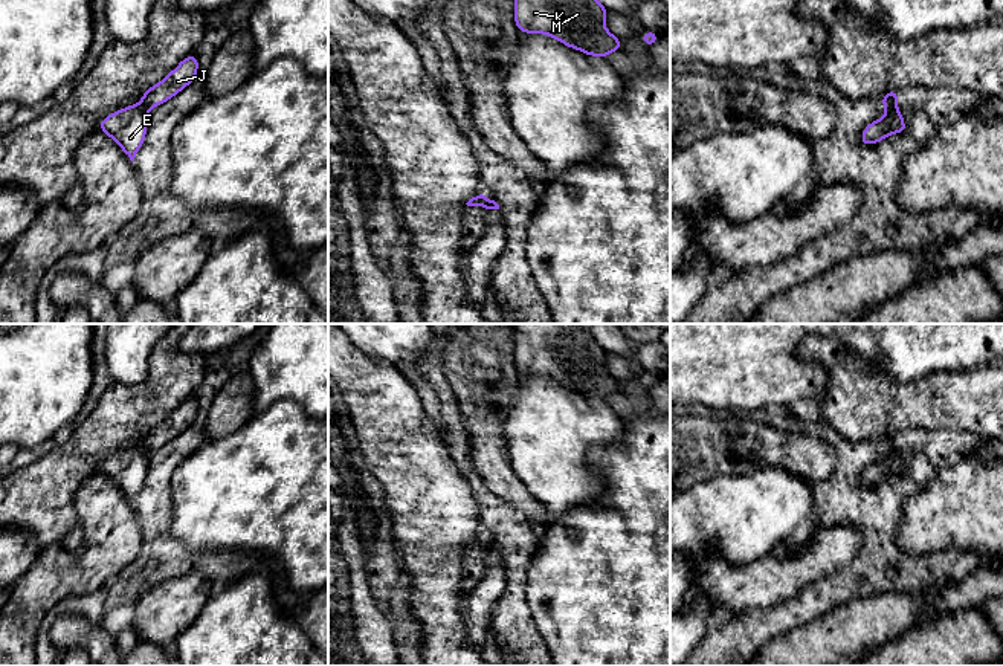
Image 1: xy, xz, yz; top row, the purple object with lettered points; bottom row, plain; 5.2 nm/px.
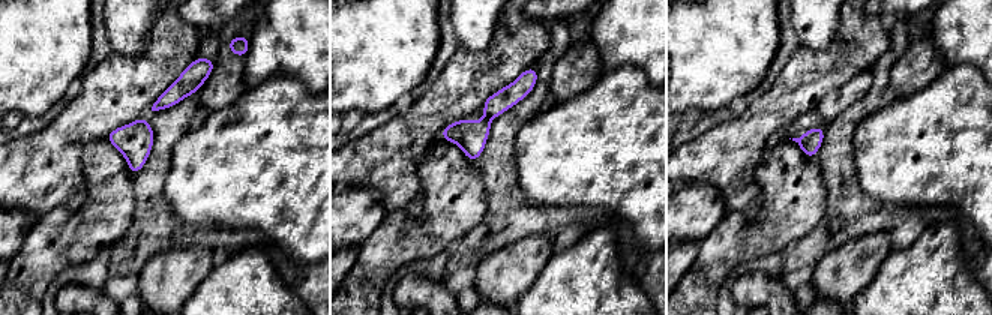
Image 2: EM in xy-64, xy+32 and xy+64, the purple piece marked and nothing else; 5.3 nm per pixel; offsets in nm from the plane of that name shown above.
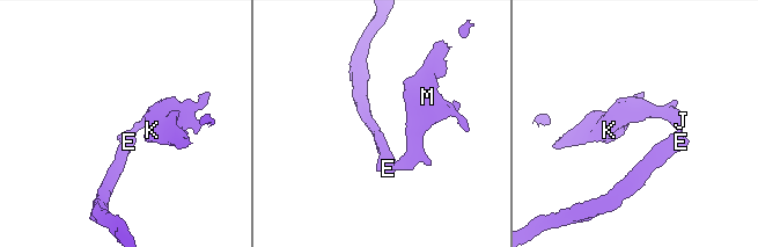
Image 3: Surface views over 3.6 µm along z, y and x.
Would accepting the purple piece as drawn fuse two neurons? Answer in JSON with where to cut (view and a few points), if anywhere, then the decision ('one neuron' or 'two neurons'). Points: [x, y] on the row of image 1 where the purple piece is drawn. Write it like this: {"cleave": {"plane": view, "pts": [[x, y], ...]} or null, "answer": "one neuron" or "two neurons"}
{"cleave": {"plane": "yz", "pts": [[889, 107], [896, 109]]}, "answer": "two neurons"}

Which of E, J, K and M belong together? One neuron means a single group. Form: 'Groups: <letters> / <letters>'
Groups: E / J K M

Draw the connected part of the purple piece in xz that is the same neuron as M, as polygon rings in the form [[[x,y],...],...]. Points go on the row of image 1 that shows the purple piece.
[[[514,0],[514,23],[519,32],[543,34],[585,55],[606,58],[621,50],[605,18],[608,9],[598,0]]]

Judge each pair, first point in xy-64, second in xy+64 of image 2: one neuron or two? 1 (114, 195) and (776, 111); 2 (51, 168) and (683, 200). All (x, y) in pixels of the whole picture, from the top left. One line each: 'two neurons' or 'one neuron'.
1: two neurons
2: two neurons

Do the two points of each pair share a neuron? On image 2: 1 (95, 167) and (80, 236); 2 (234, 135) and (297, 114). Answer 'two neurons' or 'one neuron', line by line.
1: one neuron
2: one neuron

